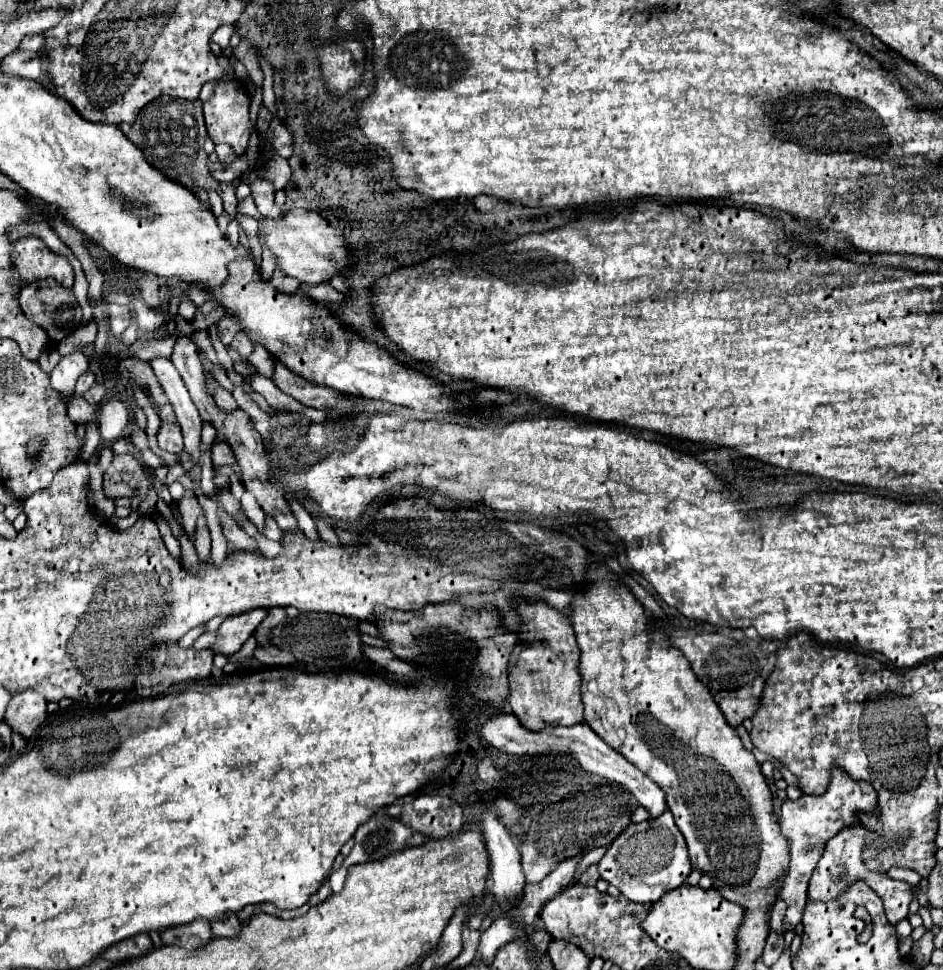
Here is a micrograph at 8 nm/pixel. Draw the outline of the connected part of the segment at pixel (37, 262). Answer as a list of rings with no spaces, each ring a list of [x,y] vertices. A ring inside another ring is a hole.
[[[38,237],[18,239],[14,243],[11,255],[14,265],[20,271],[20,279],[24,279],[26,283],[54,277],[64,287],[72,287],[74,271],[68,259],[52,253]]]

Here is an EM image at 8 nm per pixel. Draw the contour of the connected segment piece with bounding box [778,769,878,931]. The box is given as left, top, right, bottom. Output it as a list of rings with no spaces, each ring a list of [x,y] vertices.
[[[840,769],[832,771],[832,781],[824,795],[800,795],[800,799],[796,801],[786,799],[782,803],[780,829],[790,843],[790,867],[782,877],[782,887],[778,891],[778,897],[788,905],[784,915],[784,931],[792,931],[802,919],[802,911],[808,901],[806,899],[808,881],[812,877],[816,863],[822,857],[826,841],[844,827],[856,827],[860,823],[858,819],[860,813],[874,813],[874,811],[878,811],[878,797],[874,787],[868,785],[866,781],[850,779]]]

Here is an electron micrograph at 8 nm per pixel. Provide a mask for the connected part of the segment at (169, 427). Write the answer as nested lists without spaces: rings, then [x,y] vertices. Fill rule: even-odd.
[[[162,423],[158,429],[158,447],[168,453],[182,453],[182,431],[178,423]]]

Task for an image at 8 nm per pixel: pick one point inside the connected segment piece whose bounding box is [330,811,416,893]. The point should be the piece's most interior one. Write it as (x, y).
(382, 835)

